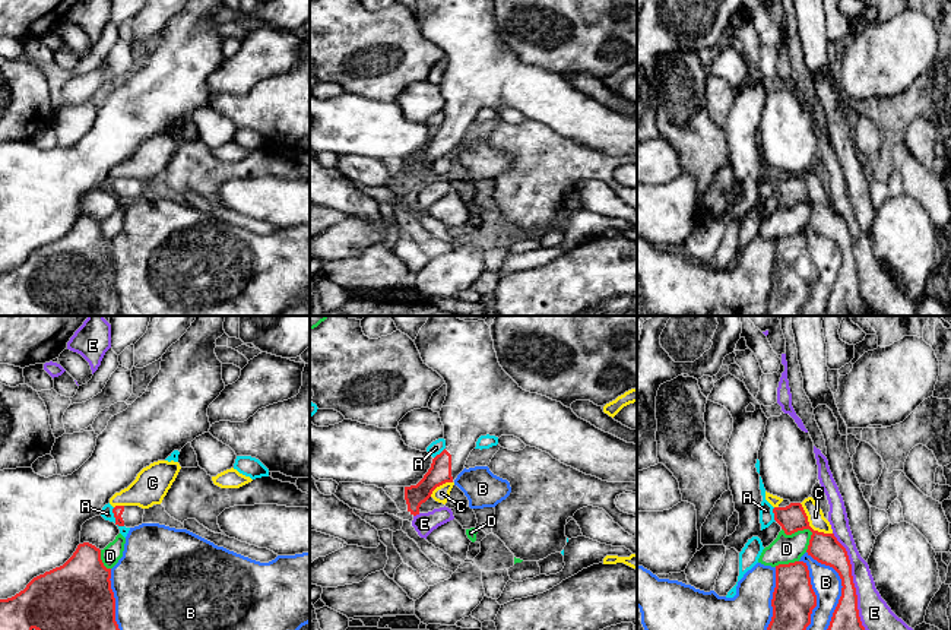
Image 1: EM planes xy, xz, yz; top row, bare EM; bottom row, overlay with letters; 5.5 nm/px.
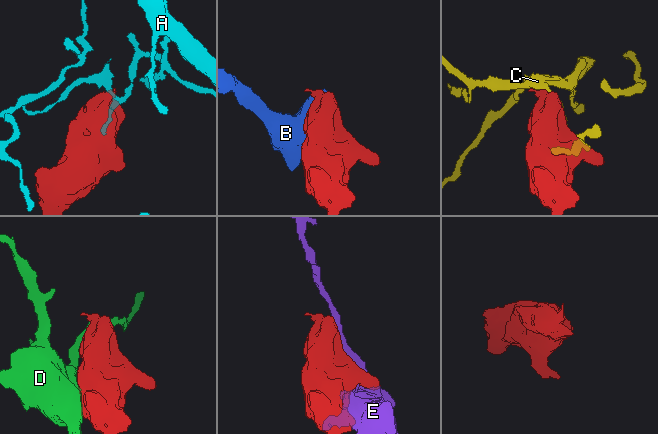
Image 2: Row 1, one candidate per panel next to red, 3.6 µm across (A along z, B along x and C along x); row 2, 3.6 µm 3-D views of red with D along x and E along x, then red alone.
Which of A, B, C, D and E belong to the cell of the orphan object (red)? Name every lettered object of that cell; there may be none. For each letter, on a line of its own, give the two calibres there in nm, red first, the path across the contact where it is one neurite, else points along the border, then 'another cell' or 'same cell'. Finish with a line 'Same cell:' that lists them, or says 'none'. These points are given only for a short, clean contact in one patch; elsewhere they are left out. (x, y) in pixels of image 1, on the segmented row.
A: 60 nm thick on the red side, 70 nm on the other; border along xy (113, 507), (116, 522), (123, 526); another cell
B: 160 nm thick on the red side, 160 nm on the other; another cell
C: 160 nm thick on the red side, 90 nm on the other; another cell
D: 160 nm thick on the red side, 160 nm on the other; another cell
E: 160 nm thick on the red side, 170 nm on the other; another cell
Same cell: none

